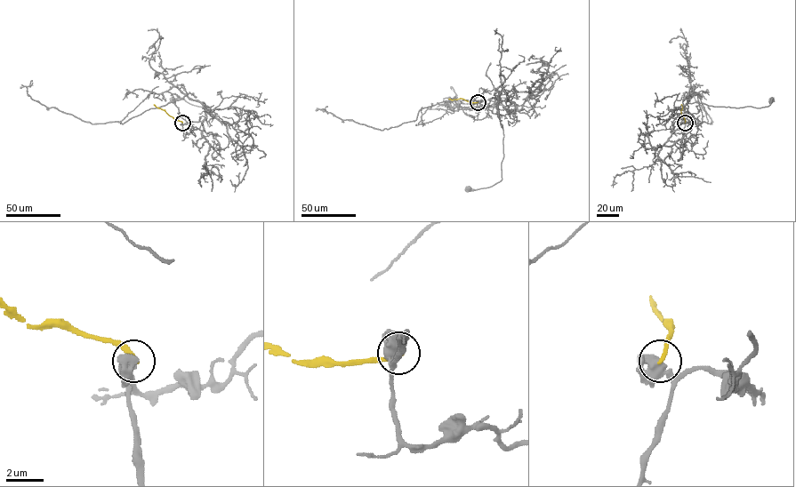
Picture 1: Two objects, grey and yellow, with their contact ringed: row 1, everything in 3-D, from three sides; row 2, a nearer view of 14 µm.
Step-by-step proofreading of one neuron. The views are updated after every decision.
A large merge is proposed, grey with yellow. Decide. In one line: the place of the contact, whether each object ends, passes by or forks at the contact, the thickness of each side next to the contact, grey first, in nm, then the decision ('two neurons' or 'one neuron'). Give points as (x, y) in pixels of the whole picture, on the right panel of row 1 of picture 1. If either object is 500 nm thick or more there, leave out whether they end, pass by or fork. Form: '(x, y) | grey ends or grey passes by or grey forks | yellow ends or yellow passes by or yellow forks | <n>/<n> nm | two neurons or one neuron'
(685, 123) | 550/240 nm | two neurons

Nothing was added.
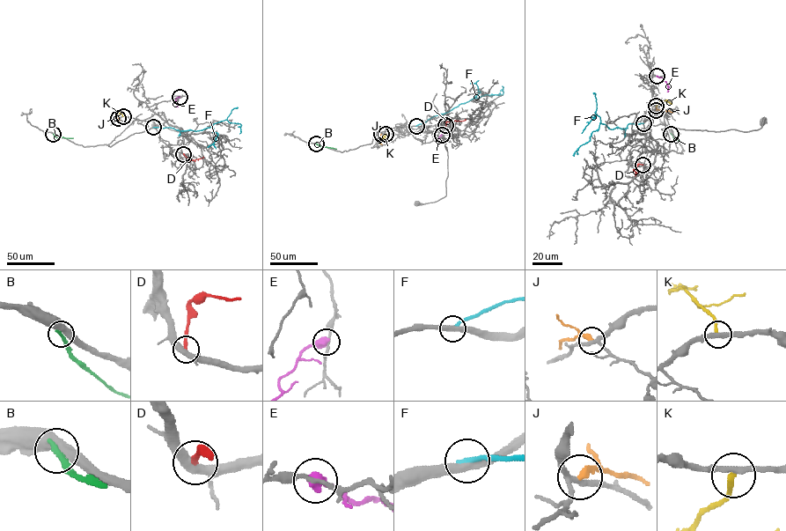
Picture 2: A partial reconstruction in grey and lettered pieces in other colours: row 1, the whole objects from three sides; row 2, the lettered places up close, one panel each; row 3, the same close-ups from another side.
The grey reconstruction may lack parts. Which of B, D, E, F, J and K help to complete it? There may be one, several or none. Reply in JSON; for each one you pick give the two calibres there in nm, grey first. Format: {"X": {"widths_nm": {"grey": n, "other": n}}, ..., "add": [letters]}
{"K": {"widths_nm": {"grey": 280, "other": 220}}, "add": ["K"]}

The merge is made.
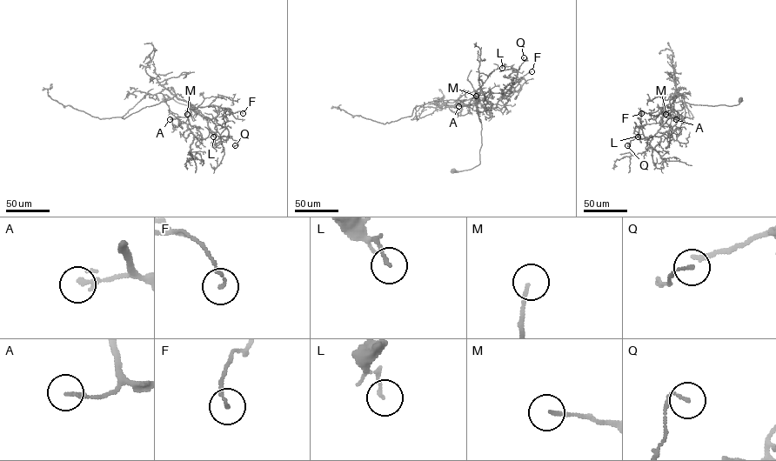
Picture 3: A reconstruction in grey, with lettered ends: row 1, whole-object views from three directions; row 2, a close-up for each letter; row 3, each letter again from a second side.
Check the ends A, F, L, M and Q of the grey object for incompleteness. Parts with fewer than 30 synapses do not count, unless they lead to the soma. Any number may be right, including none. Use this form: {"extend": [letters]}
{"extend": []}

